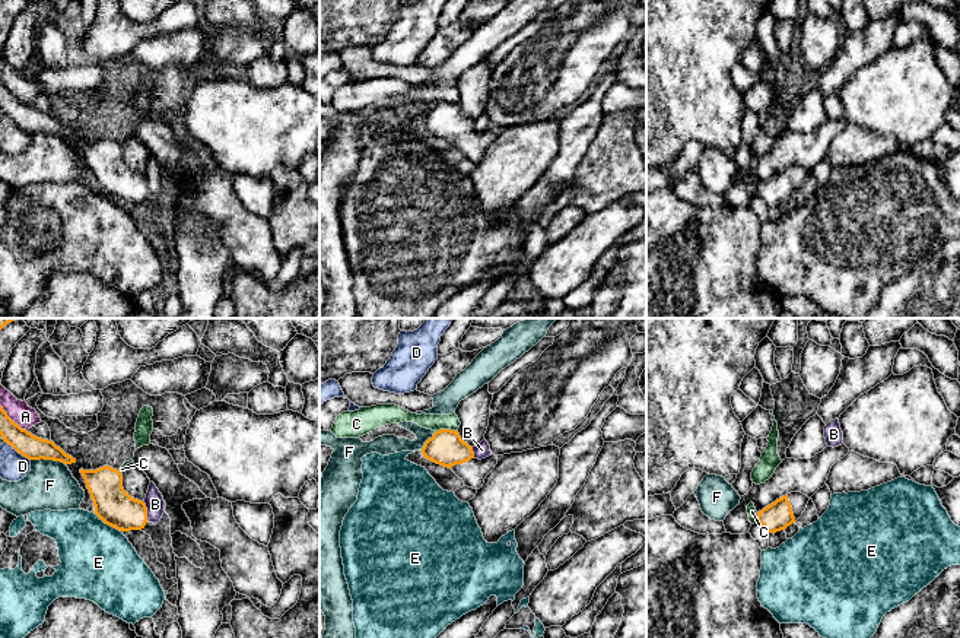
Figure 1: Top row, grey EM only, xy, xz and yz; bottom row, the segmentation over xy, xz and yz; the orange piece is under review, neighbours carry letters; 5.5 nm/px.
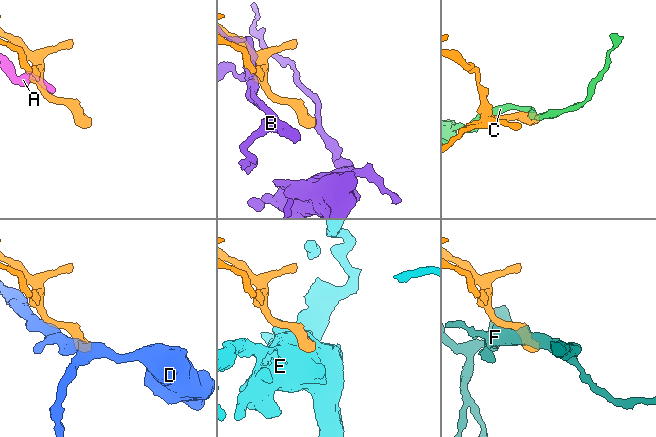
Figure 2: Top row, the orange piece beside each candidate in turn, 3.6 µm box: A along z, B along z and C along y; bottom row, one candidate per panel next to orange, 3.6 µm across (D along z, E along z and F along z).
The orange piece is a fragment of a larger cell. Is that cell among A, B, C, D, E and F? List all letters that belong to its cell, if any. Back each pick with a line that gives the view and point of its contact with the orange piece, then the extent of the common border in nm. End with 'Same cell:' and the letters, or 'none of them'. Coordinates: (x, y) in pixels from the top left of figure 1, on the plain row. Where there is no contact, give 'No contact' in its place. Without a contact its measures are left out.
Same cell: none of them

